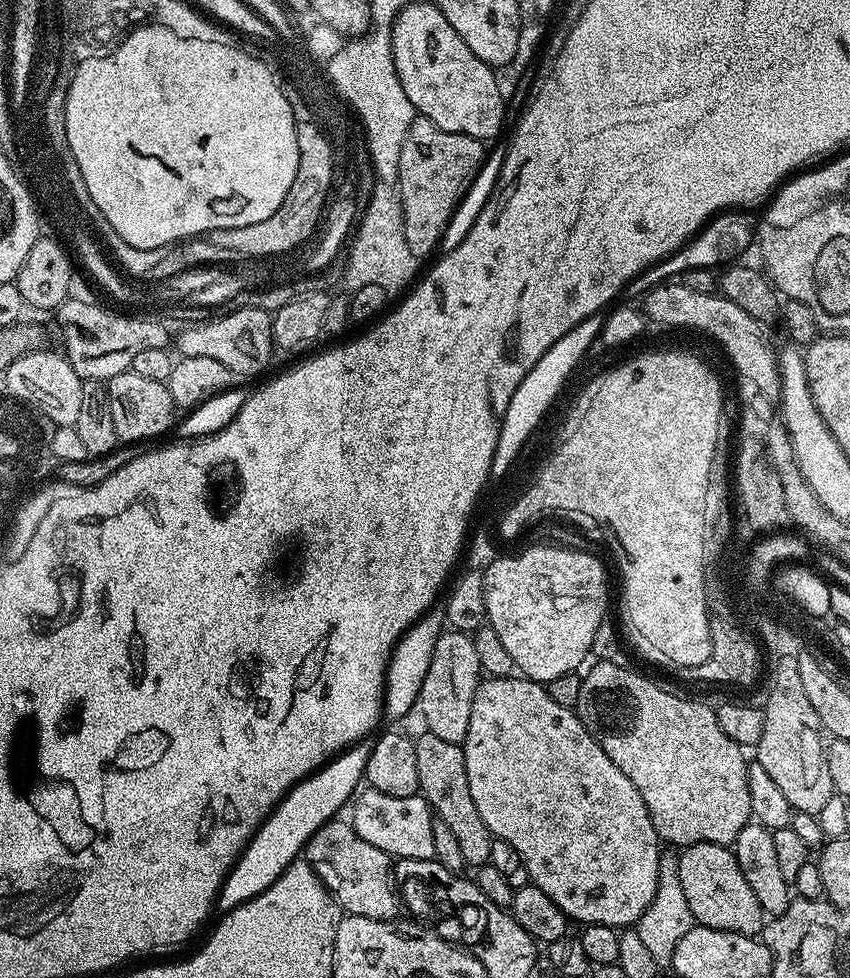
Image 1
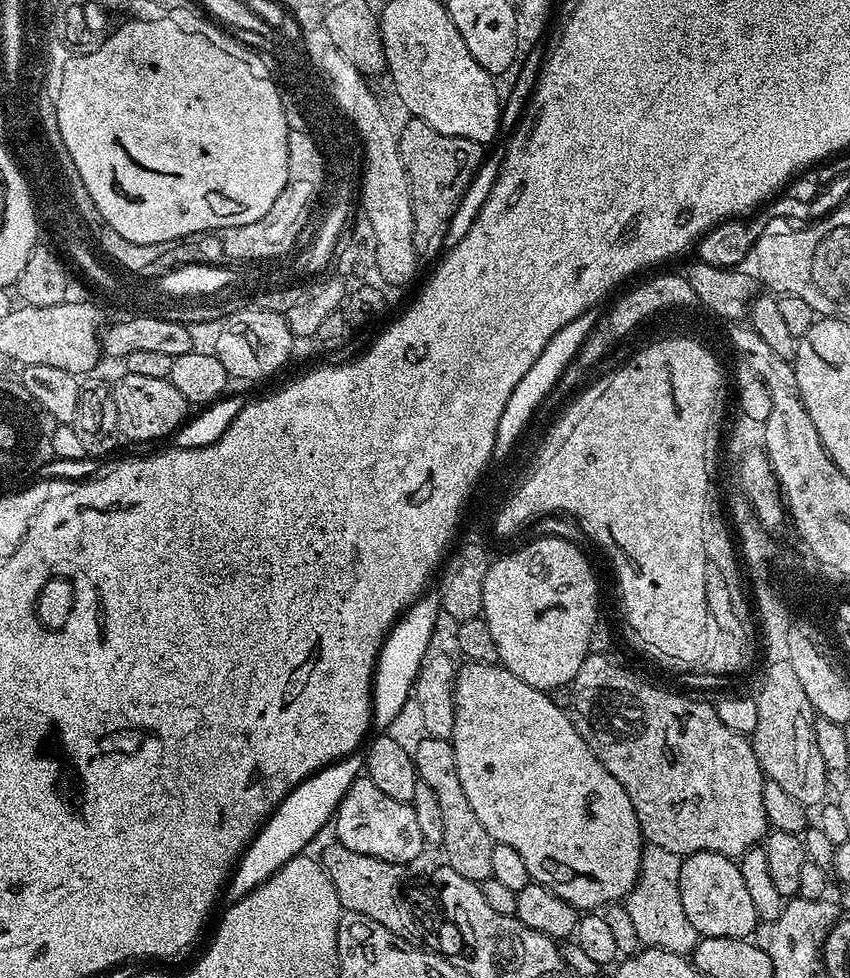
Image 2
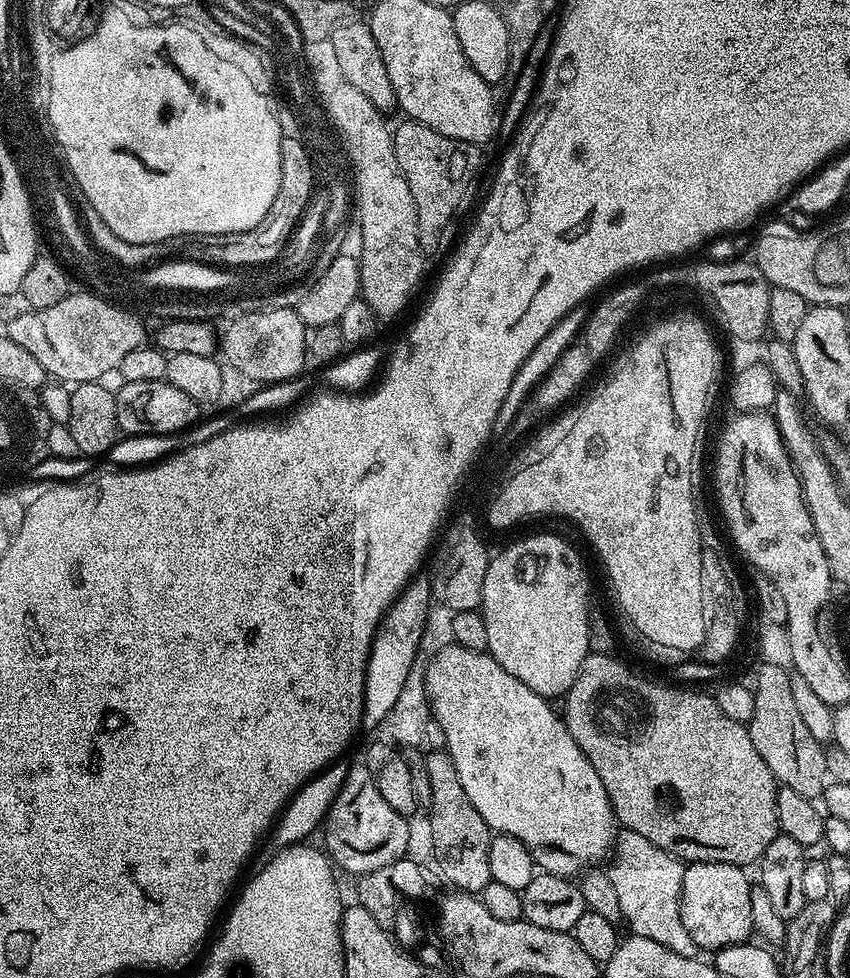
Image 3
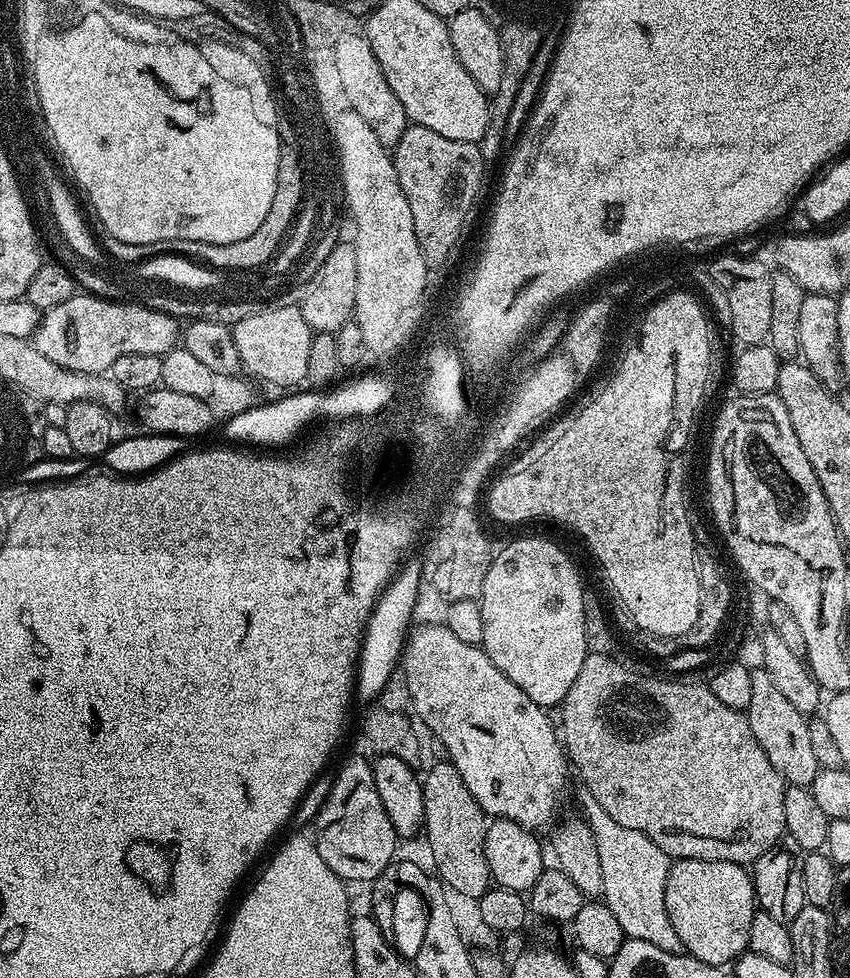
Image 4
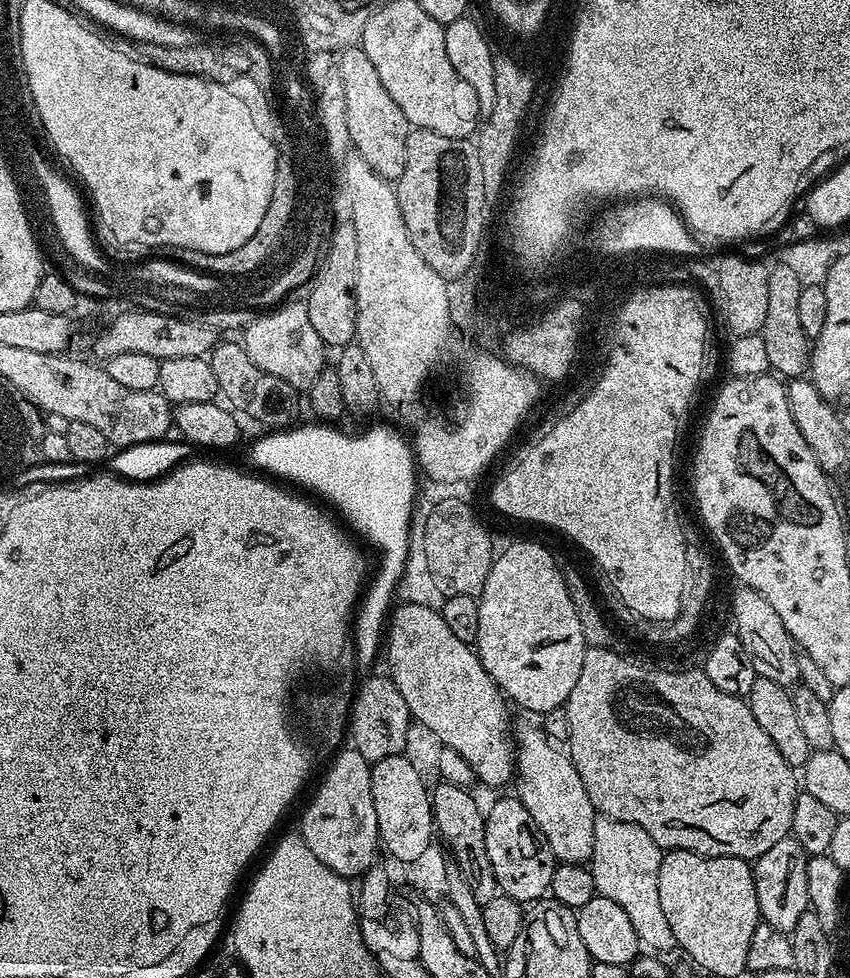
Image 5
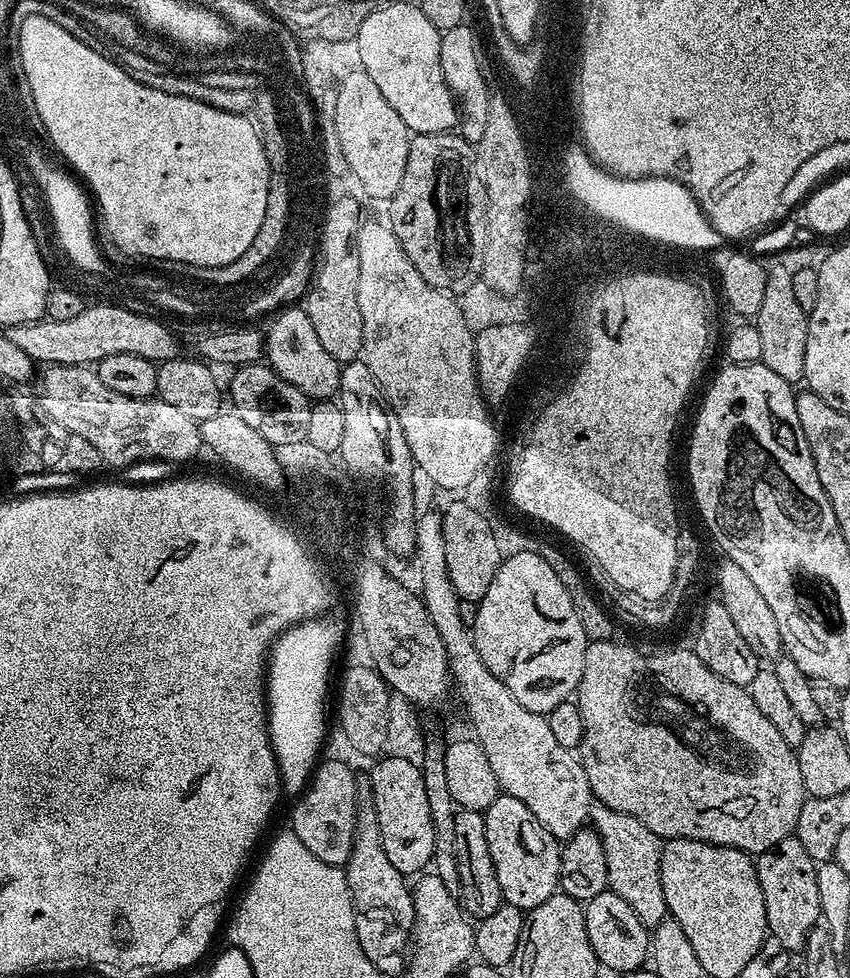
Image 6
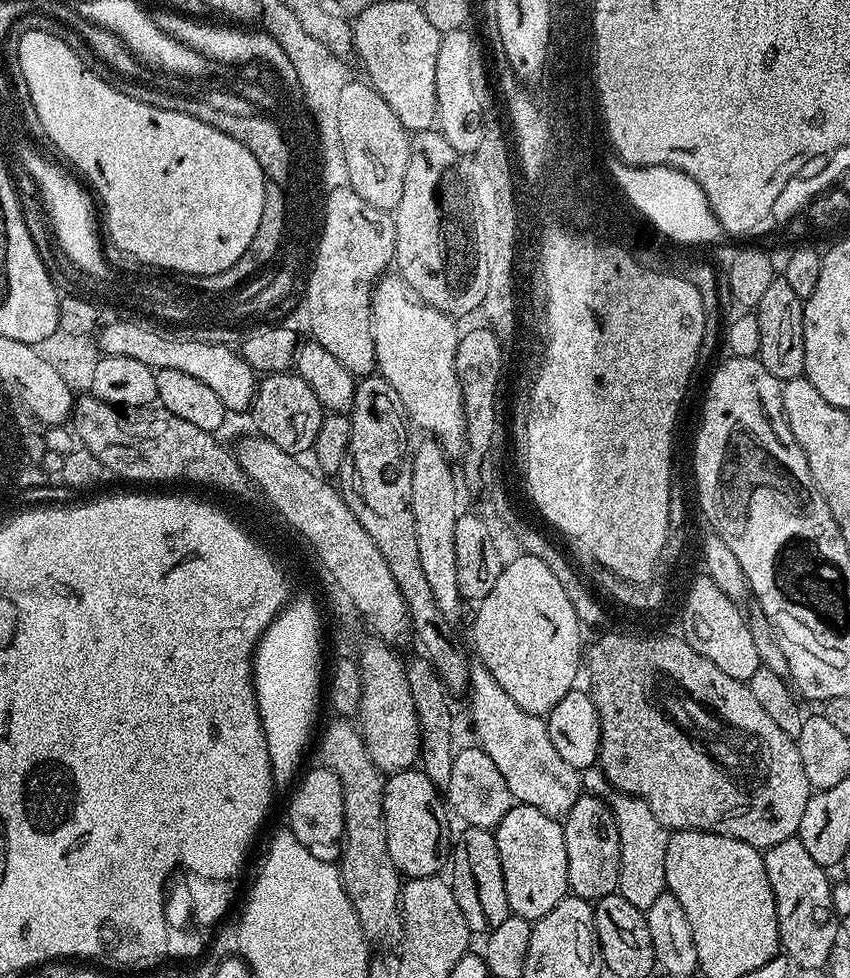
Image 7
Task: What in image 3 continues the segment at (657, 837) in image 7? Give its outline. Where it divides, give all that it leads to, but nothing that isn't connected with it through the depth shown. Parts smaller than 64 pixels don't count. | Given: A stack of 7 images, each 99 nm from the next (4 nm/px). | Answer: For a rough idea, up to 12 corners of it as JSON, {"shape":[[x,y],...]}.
{"shape":[[621,831],[607,873],[623,923],[682,958],[685,865]]}

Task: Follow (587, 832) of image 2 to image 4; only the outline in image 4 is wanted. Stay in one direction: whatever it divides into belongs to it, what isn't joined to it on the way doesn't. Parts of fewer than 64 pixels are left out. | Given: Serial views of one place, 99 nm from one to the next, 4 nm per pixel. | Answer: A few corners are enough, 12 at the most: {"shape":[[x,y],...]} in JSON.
{"shape":[[417,623],[398,668],[485,814],[556,816],[570,761],[483,647]]}

